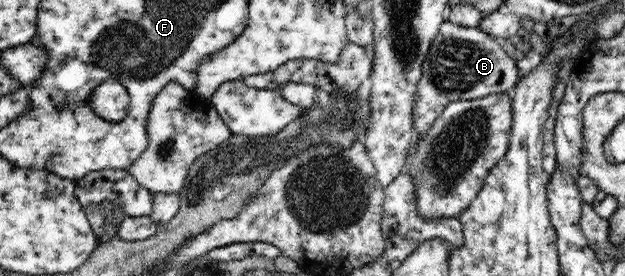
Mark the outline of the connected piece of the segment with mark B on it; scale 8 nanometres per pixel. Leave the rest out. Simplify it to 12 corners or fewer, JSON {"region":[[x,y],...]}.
{"region":[[441,24],[413,106],[416,140],[448,102],[507,93],[517,61],[480,28]]}

